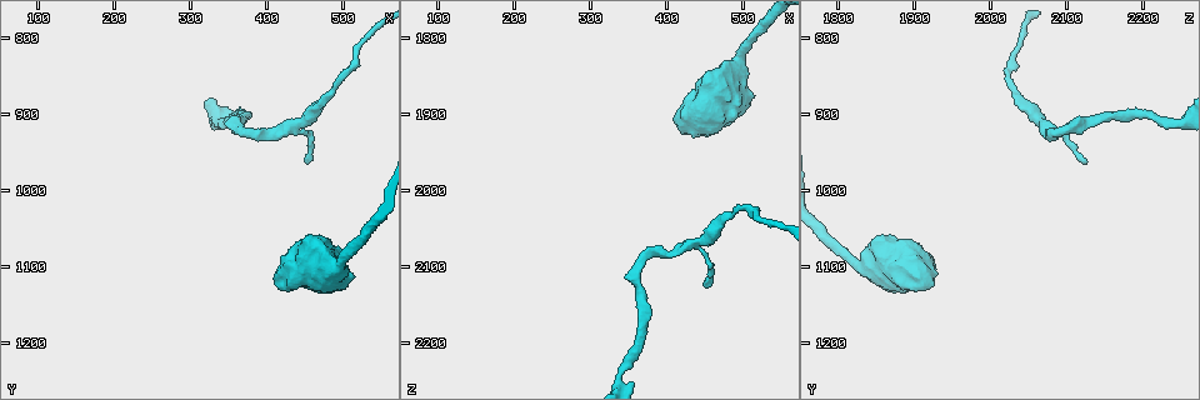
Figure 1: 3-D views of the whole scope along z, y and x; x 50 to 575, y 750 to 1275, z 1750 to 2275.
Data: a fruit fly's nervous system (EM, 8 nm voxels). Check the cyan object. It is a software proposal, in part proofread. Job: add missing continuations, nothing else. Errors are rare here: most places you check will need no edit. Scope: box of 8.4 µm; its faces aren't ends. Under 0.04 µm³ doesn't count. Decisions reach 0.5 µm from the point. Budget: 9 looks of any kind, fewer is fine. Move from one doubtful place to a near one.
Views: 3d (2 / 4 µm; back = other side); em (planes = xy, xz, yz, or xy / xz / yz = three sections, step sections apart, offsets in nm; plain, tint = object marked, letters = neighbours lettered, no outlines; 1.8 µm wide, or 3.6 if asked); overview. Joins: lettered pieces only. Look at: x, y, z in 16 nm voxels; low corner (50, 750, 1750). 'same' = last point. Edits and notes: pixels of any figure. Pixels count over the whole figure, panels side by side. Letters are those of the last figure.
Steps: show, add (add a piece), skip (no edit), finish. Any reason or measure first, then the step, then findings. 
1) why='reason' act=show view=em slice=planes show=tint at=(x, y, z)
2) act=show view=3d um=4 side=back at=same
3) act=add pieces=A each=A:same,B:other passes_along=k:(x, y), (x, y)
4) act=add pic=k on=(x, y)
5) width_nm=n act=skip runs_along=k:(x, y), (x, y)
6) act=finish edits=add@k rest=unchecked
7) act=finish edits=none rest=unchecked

why='sudden change in width' act=show view=3d um=4 at=(490, 1100, 1835)

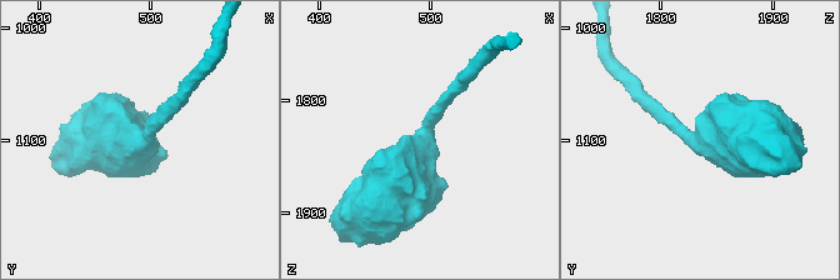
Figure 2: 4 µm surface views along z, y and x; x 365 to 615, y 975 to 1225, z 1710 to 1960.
act=show view=em um=3.6 slice=yz step=16 show=tint at=(488, 1098, 1840)

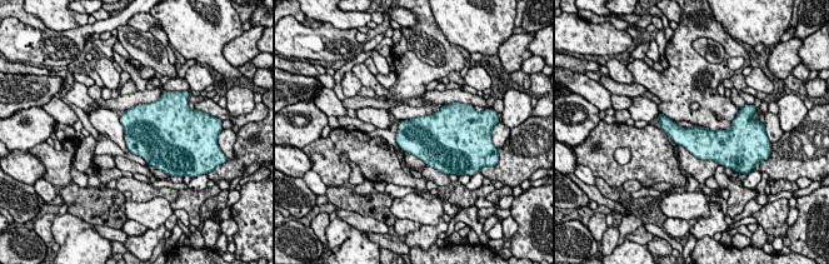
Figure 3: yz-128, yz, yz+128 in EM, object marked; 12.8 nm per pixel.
act=show view=em um=3.6 slice=planes show=letters at=same

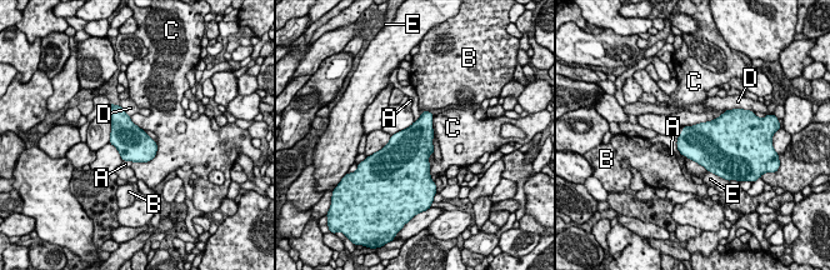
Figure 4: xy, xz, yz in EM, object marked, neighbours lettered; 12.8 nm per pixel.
width_nm=440 longest_contact=C:600nm act=skip each=A:other,B:other,C:other,D:other,E:other found='none of them fits'

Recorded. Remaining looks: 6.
why='thick end' act=show view=3d um=4 at=(415, 1120, 1915)

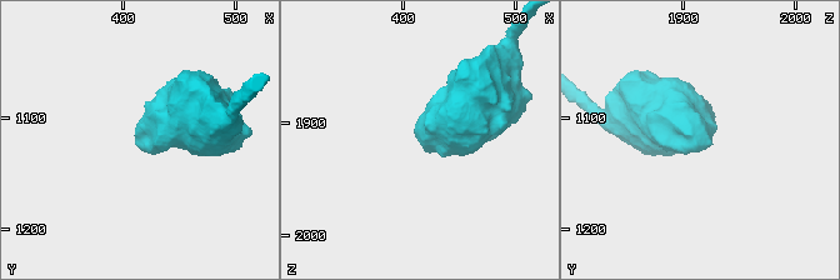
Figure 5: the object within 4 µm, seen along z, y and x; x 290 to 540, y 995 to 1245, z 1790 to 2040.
why='shape alone is not enough' act=show view=em um=3.6 slice=yz step=4 show=letters at=(412, 1122, 1916)

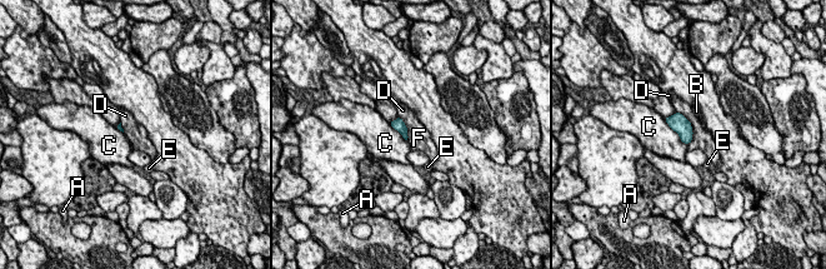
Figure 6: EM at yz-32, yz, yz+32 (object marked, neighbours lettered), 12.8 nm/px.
why='cut it another way' act=show view=em um=3.6 slice=planes show=letters at=same

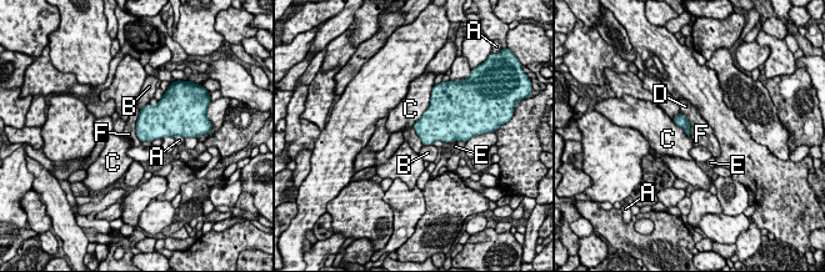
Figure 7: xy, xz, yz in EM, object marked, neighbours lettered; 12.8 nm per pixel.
act=skip each=A:other,B:other,C:other,D:other,E:other,F:other border=7:(138, 112), (136, 136), (141, 141) found='no lettered piece goes on from it'

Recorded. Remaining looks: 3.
why='branch stops here' act=show view=3d um=4 at=(455, 960, 2125)

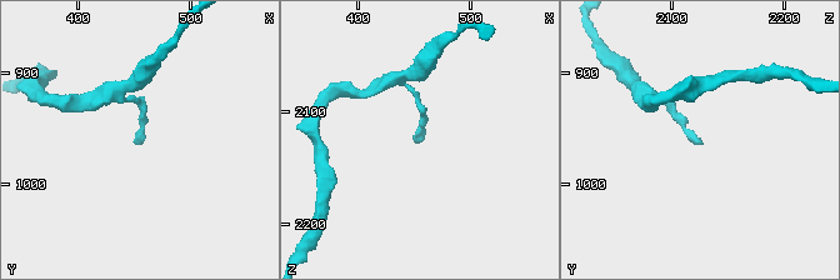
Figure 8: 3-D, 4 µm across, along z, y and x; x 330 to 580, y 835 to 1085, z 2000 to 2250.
act=show view=em slice=planes show=plain at=(452, 964, 2126)

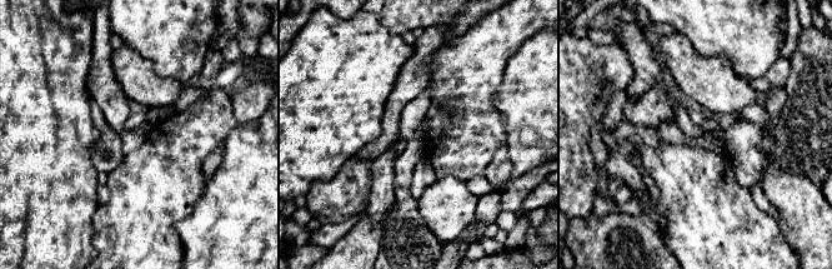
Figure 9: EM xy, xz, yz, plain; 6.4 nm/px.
act=show view=em slice=planes show=letters at=same

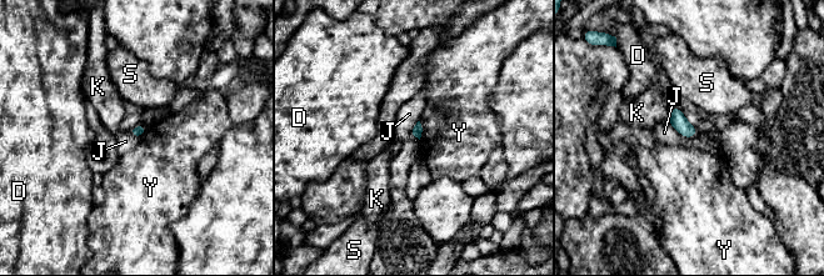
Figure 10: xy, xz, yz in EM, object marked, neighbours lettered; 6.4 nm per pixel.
act=skip each=D:other,J:other,K:other,S:other,Y:other border=10:(667, 123), (688, 138), (699, 133) found='none of them fits'

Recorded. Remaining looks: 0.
act=finish edits=none rest=unchecked

